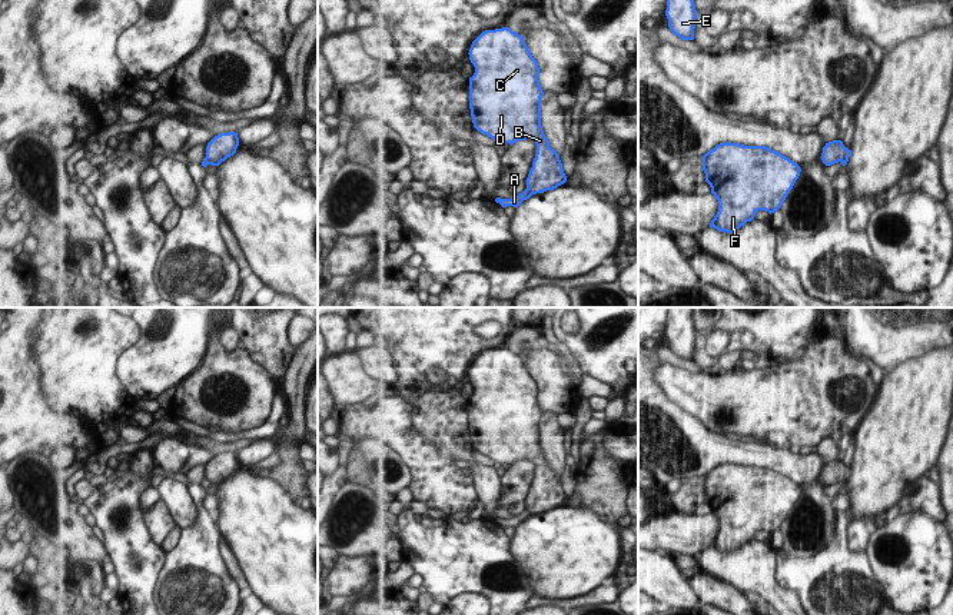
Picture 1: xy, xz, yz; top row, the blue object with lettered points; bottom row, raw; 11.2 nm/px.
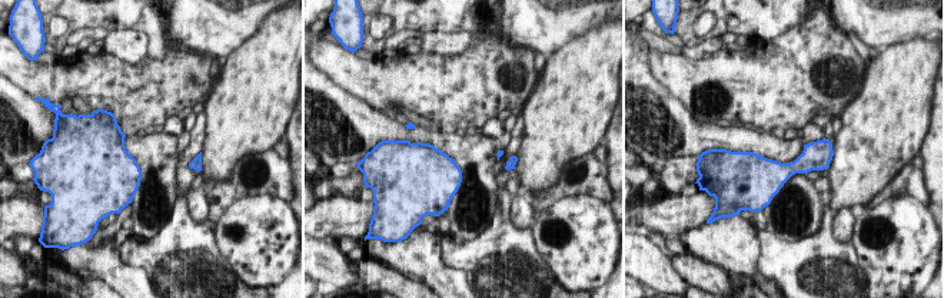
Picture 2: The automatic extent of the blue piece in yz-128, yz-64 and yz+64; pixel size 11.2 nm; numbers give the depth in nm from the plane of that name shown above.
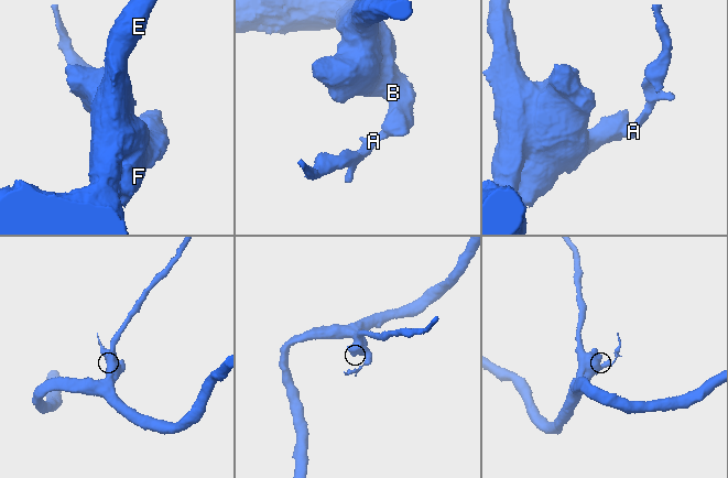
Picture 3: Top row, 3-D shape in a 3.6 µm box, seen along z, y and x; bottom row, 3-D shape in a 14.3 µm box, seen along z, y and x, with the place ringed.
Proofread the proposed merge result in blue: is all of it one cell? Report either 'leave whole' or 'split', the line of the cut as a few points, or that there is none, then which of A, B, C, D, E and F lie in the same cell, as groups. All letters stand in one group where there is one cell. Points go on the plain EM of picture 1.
split; cut in xz along (525, 509), (533, 514); A / B C D E F

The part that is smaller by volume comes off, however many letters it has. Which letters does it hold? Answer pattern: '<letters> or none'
A

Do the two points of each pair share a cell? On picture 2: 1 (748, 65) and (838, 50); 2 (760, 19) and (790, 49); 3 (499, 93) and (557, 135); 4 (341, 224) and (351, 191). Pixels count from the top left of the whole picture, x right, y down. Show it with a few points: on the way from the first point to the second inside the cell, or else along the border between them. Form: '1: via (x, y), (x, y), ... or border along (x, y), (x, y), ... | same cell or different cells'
1: via (771, 65), (811, 65), (815, 60) | same cell
2: border along (798, 23), (767, 42) | different cells
3: border along (527, 101), (522, 108) | different cells
4: border along (341, 194), (359, 199) | different cells

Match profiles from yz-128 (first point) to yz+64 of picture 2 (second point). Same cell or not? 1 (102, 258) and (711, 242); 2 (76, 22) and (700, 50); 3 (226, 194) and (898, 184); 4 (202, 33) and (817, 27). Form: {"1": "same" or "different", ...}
{"1": "same", "2": "different", "3": "same", "4": "different"}

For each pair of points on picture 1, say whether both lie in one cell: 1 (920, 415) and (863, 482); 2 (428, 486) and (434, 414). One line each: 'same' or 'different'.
1: same
2: different

